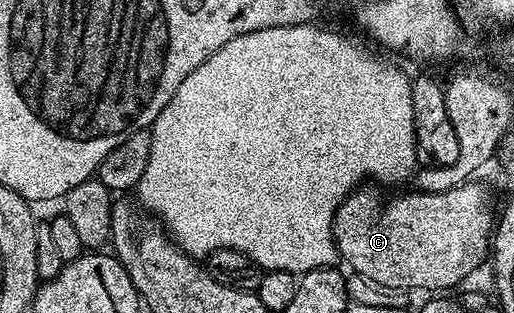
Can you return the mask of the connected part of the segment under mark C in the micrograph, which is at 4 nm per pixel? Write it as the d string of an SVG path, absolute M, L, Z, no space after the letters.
M469 181L467 183L462 184L461 187L455 187L454 189L450 189L446 193L434 193L433 195L427 195L426 193L422 193L421 191L417 191L415 189L409 190L409 195L387 195L385 188L380 185L361 185L356 188L355 191L350 192L348 196L345 197L345 199L342 201L342 205L338 208L336 211L336 220L332 223L332 232L334 233L334 237L336 238L336 250L338 252L339 258L341 260L344 259L346 262L349 263L351 270L355 272L355 274L364 276L371 282L376 282L380 286L390 286L390 287L402 287L407 289L415 289L414 287L456 287L459 285L460 282L463 281L464 278L467 277L467 275L472 275L476 271L476 266L479 265L480 262L483 261L484 258L489 258L490 255L490 240L493 238L494 235L494 211L492 215L492 195L490 192L487 191L486 188L483 187L482 184L476 183L477 181Z

